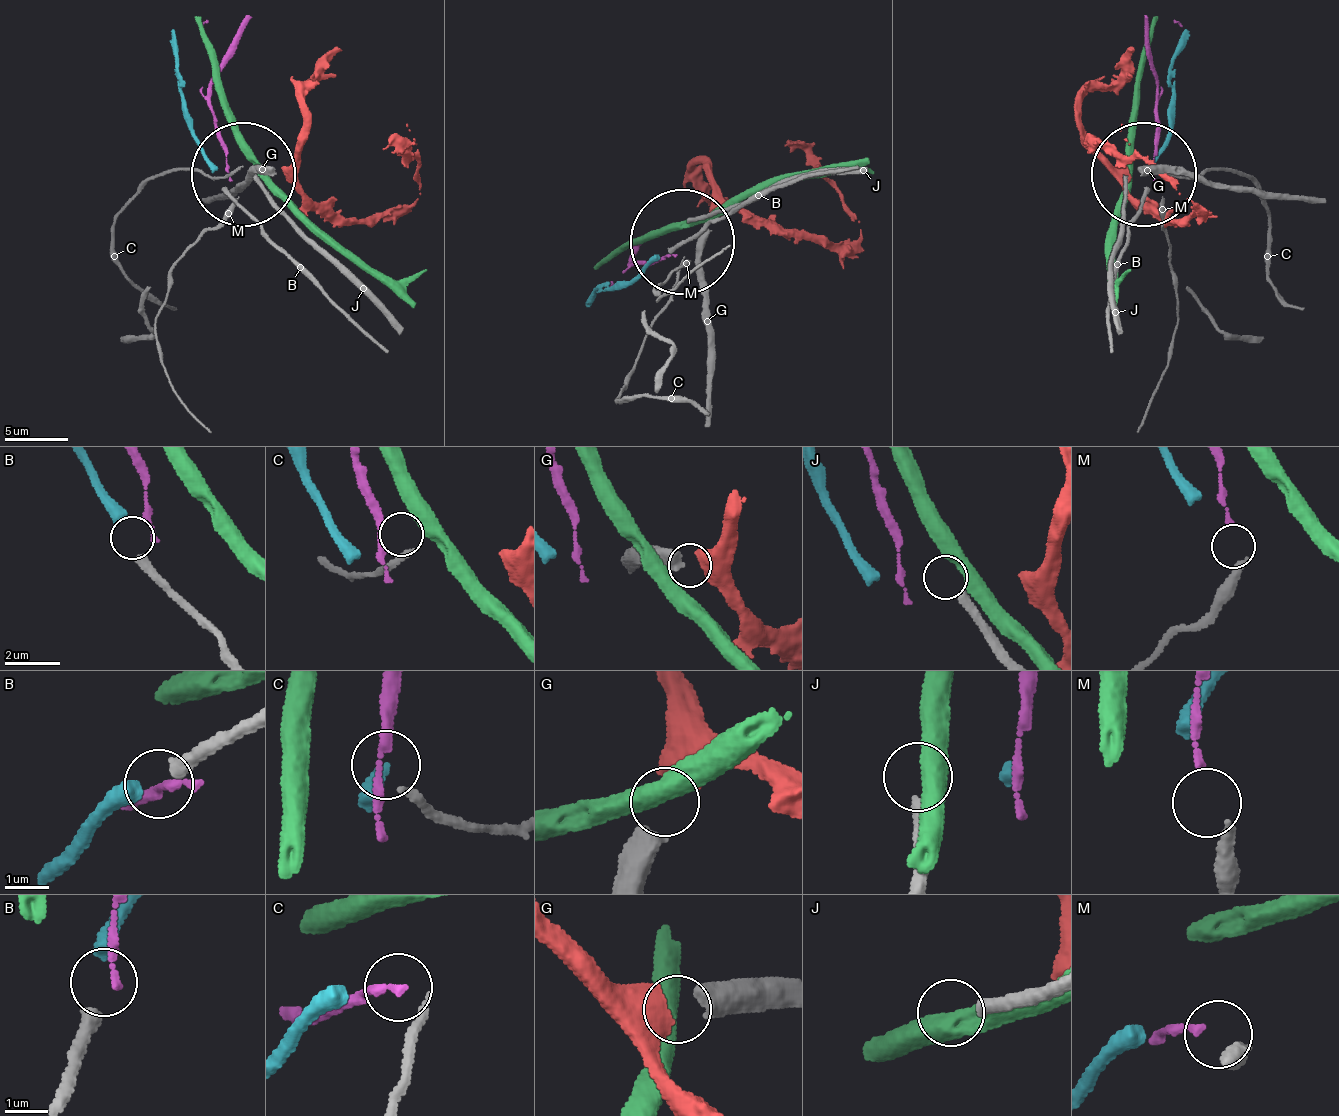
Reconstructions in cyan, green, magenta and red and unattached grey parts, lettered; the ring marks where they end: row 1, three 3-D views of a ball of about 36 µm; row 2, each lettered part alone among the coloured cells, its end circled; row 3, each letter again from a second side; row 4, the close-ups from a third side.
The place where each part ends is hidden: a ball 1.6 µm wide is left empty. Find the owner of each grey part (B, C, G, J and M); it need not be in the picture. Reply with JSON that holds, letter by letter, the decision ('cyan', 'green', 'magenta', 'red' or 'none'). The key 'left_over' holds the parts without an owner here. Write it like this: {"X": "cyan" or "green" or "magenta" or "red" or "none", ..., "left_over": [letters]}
{"B": "cyan", "C": "none", "G": "red", "J": "none", "M": "magenta", "left_over": ["C", "J"]}

